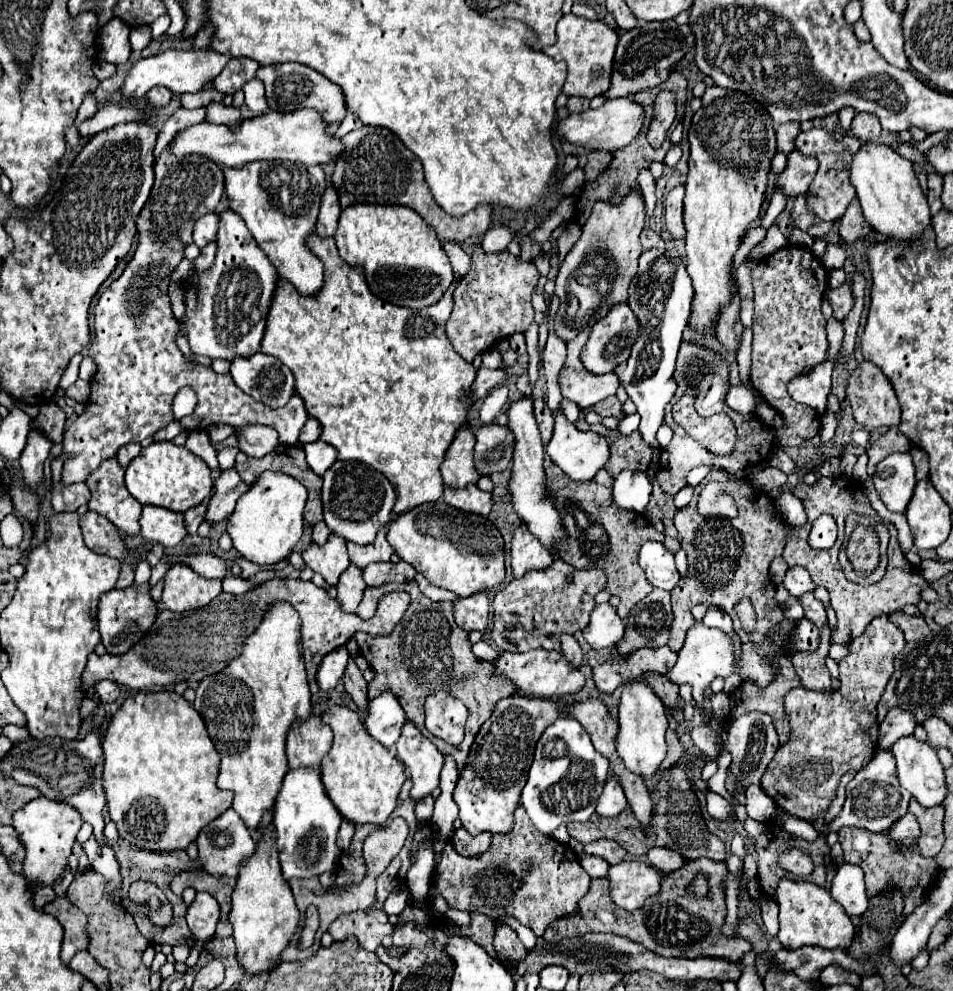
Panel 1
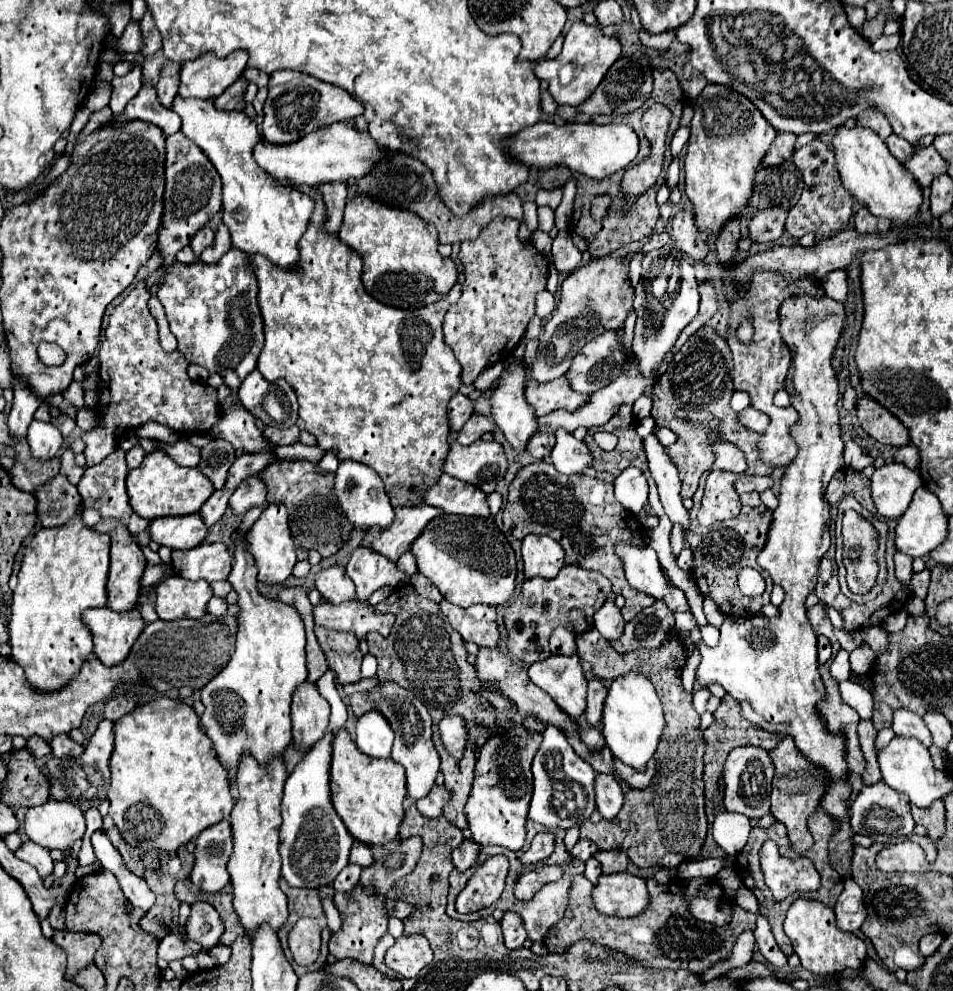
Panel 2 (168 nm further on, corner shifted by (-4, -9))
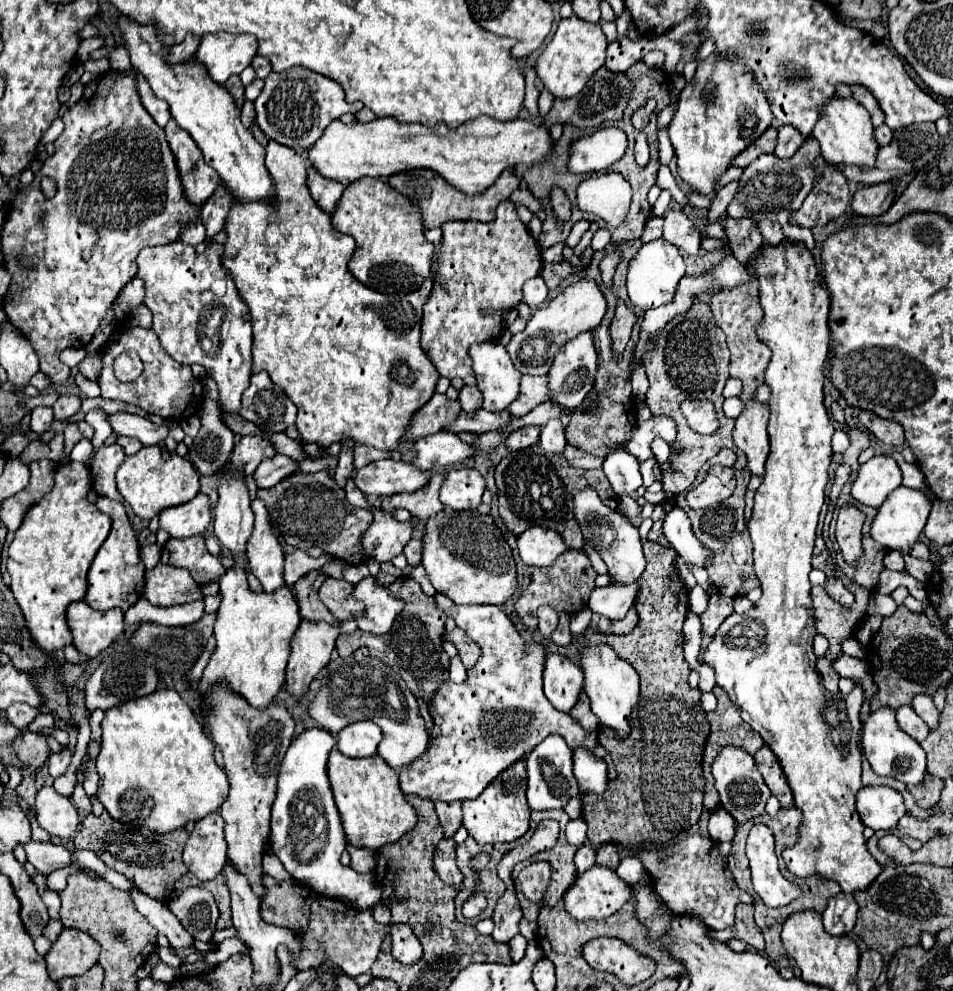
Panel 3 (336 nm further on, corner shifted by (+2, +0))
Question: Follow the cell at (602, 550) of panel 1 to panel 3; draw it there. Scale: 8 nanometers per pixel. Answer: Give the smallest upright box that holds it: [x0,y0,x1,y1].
[496,444,618,550]

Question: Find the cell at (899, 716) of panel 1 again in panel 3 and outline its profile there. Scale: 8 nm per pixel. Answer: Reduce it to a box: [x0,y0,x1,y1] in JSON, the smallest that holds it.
[896,706,930,742]

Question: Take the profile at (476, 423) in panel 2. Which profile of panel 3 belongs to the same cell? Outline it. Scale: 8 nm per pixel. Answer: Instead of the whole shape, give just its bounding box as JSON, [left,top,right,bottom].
[458,386,482,412]

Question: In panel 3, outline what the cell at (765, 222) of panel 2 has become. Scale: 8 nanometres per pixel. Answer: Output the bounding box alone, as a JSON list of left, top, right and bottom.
[724,218,764,262]

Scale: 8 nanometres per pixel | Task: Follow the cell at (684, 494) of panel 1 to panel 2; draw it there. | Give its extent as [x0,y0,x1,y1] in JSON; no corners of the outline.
[669,525,685,557]

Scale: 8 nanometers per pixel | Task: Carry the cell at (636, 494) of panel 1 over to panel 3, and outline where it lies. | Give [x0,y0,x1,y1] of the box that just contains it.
[602,450,642,496]

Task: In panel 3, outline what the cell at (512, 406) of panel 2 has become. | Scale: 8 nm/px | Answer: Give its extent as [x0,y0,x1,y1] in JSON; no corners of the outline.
[470,342,522,410]

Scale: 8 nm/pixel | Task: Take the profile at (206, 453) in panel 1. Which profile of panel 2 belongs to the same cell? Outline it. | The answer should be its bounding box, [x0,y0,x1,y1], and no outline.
[156,441,200,467]

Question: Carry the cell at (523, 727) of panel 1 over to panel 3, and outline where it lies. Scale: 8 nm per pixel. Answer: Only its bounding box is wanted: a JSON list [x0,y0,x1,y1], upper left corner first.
[462,762,530,844]

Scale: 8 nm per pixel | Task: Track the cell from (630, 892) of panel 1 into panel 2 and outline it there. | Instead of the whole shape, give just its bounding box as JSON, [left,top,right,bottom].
[592,873,648,917]

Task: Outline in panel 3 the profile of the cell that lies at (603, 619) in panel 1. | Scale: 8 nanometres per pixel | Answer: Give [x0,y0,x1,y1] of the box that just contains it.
[588,584,638,620]

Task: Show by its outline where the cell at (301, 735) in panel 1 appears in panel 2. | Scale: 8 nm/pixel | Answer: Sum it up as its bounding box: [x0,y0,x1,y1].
[292,679,330,749]

